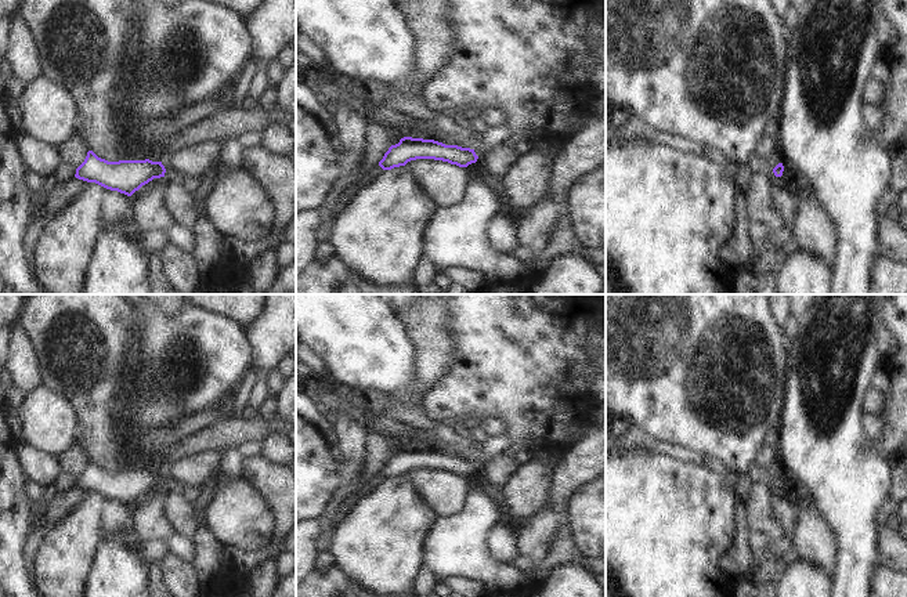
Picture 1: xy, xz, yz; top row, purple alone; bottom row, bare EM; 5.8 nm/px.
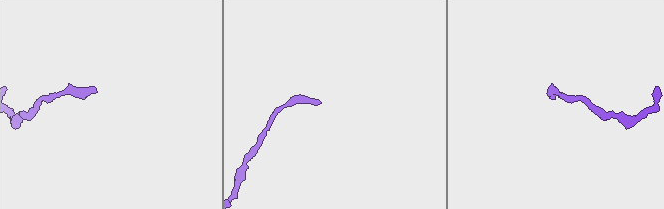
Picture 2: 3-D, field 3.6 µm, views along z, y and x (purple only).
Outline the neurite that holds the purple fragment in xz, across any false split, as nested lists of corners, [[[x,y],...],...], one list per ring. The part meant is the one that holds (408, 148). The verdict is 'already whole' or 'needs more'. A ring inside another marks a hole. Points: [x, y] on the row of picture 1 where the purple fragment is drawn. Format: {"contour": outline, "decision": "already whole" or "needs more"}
{"contour": [[[507,124],[489,127],[481,134],[481,144],[476,149],[462,148],[458,145],[445,145],[434,140],[404,137],[398,144],[391,145],[384,153],[379,166],[383,170],[405,166],[416,159],[434,159],[467,167],[476,163],[478,158],[502,144],[510,142],[512,130]]], "decision": "needs more"}

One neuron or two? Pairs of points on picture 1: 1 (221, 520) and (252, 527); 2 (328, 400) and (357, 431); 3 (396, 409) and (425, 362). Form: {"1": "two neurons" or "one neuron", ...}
{"1": "one neuron", "2": "two neurons", "3": "one neuron"}

